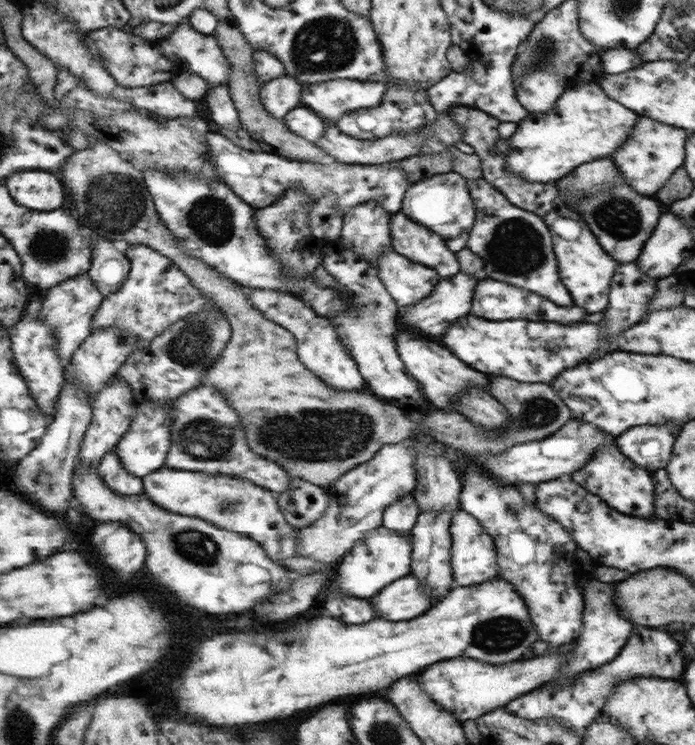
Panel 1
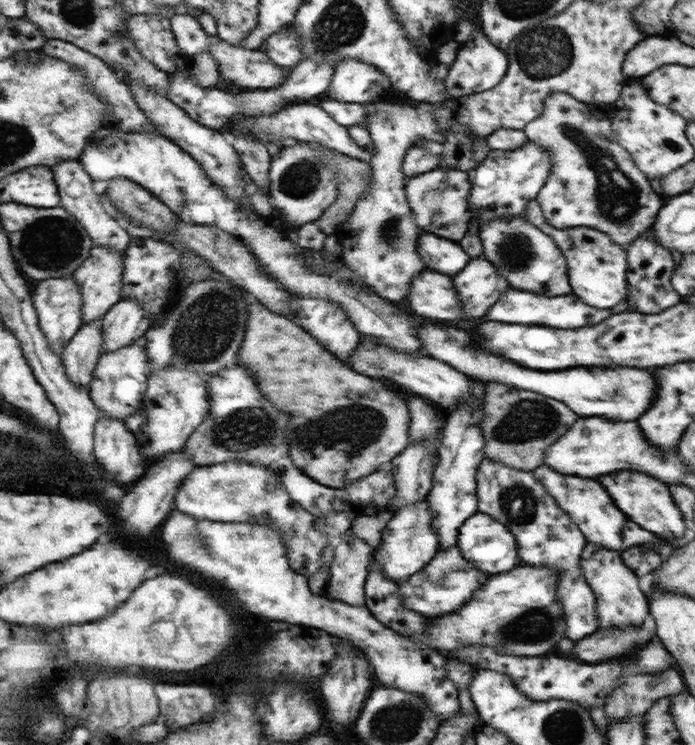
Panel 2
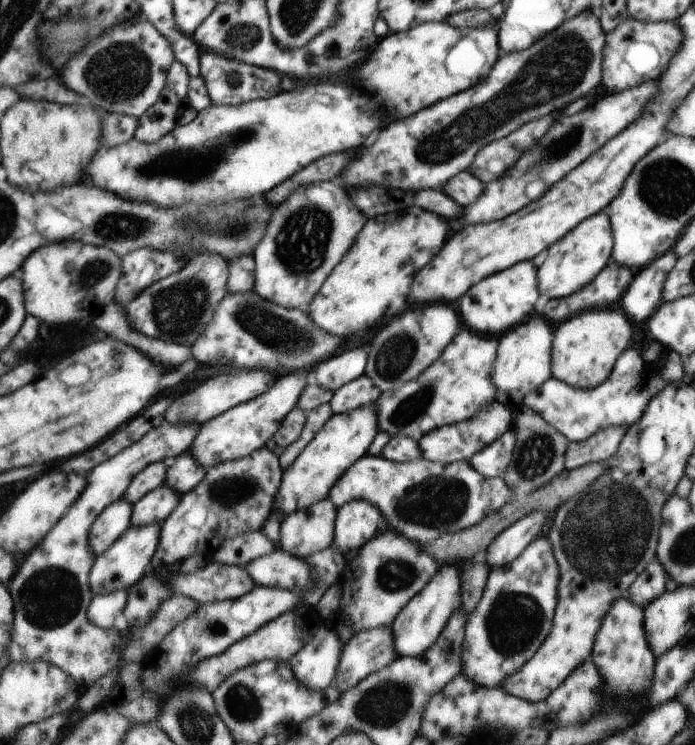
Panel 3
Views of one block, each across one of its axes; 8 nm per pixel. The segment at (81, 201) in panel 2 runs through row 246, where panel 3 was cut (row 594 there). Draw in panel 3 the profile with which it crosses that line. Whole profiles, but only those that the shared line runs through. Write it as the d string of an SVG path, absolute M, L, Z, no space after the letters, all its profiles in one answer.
M122 590L107 595L95 595L88 610L91 622L105 630L114 629L117 616L124 614L128 603L128 594L128 590Z

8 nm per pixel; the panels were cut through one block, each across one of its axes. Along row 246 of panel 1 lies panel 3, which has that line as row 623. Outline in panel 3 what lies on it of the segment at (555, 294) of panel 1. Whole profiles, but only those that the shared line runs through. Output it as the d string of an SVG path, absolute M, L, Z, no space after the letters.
M537 536L507 568L489 572L481 598L464 624L463 676L485 688L501 688L501 680L517 672L551 632L556 600L557 564L549 538Z

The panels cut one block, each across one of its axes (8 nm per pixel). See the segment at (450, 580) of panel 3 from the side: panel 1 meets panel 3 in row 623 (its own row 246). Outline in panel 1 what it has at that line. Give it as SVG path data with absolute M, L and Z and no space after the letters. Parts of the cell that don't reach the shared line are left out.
M397 211L391 216L391 238L392 250L397 254L404 255L405 258L413 262L421 263L425 267L433 267L440 278L453 276L460 272L458 255L448 249L448 245L437 234L429 231L420 224L413 223L407 215Z

